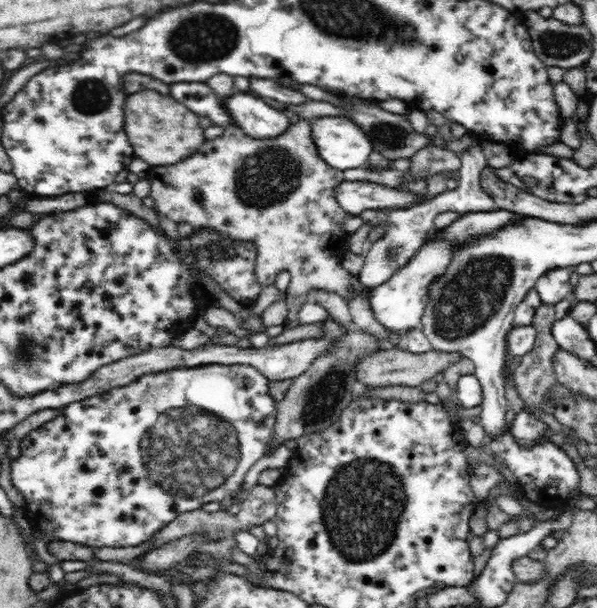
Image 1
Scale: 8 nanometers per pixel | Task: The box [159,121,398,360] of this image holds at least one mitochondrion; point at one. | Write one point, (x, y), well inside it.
(265, 179)

